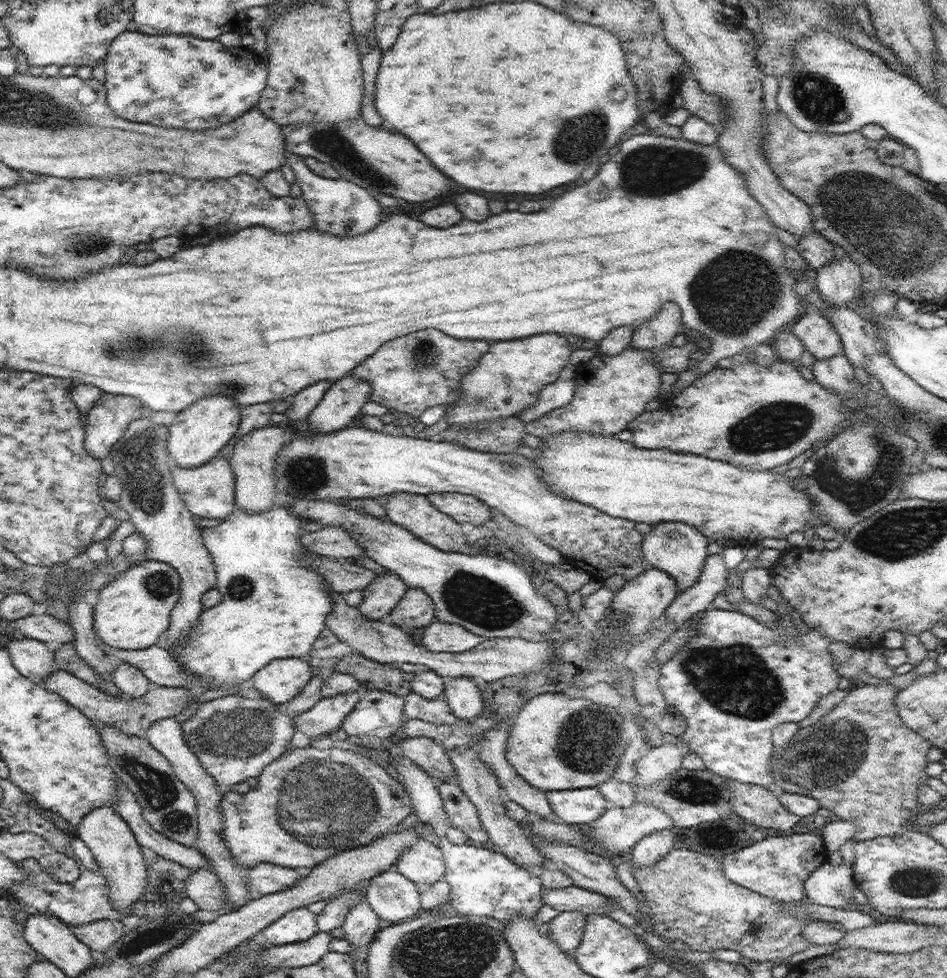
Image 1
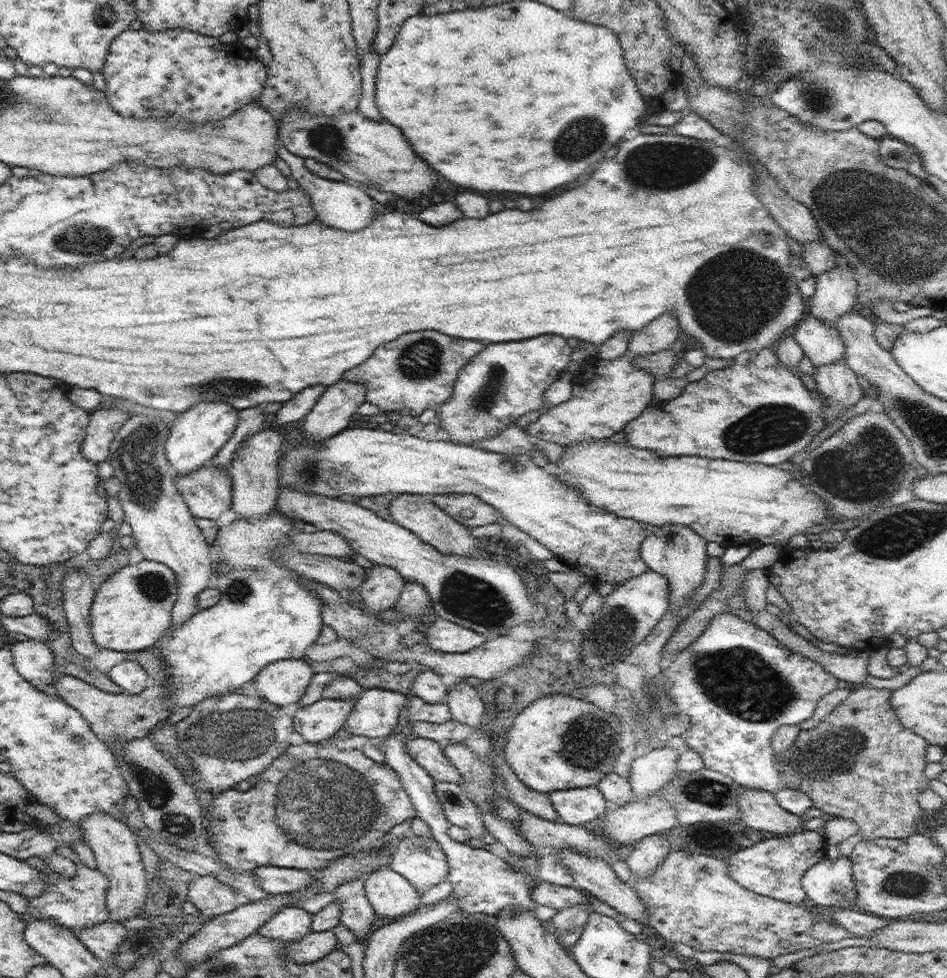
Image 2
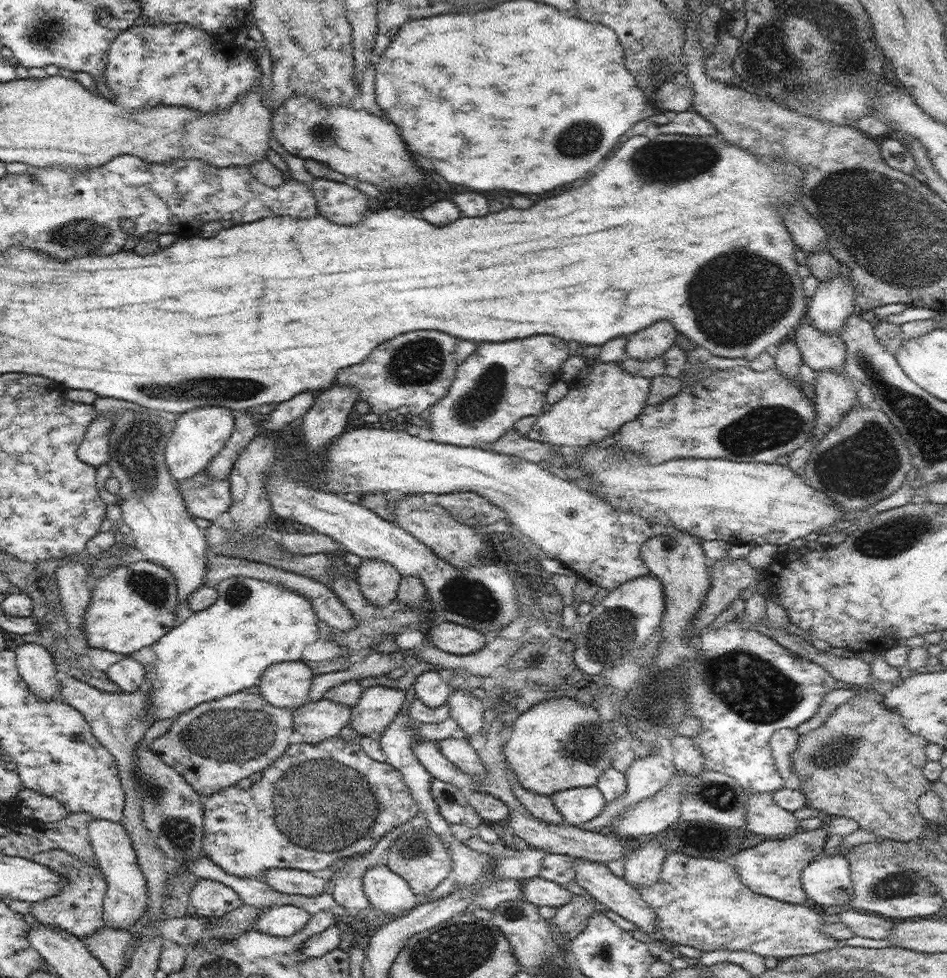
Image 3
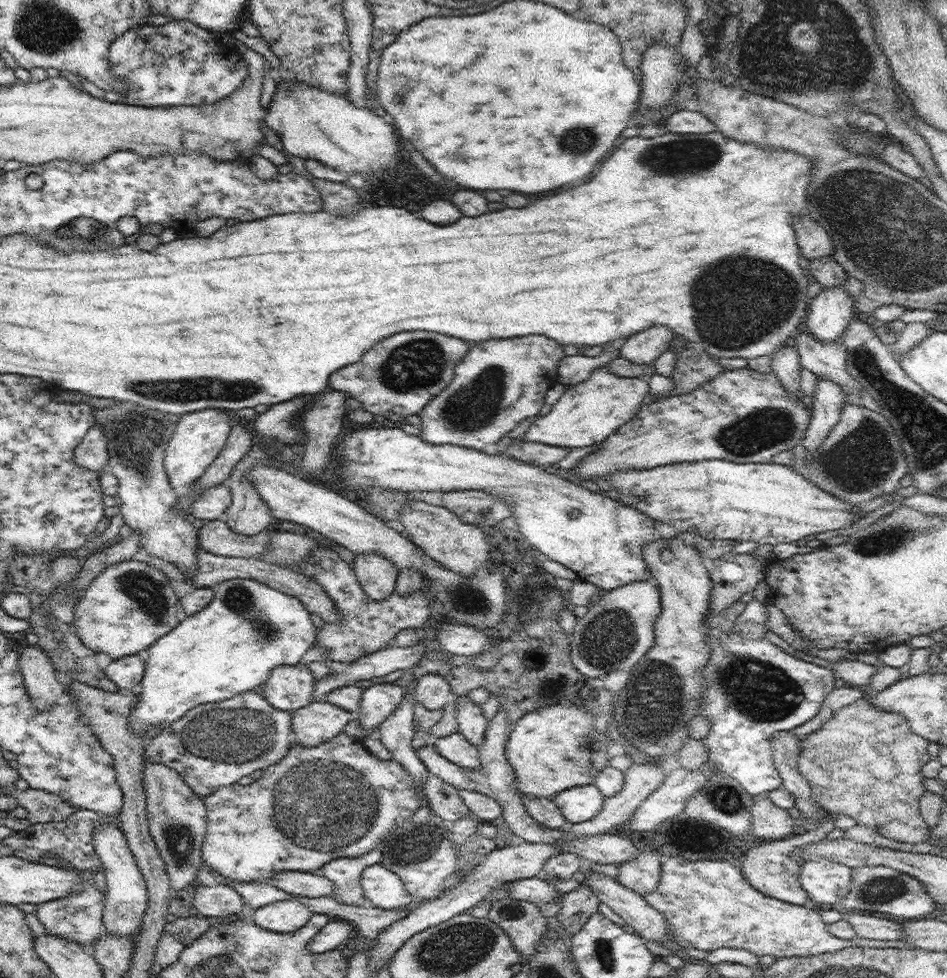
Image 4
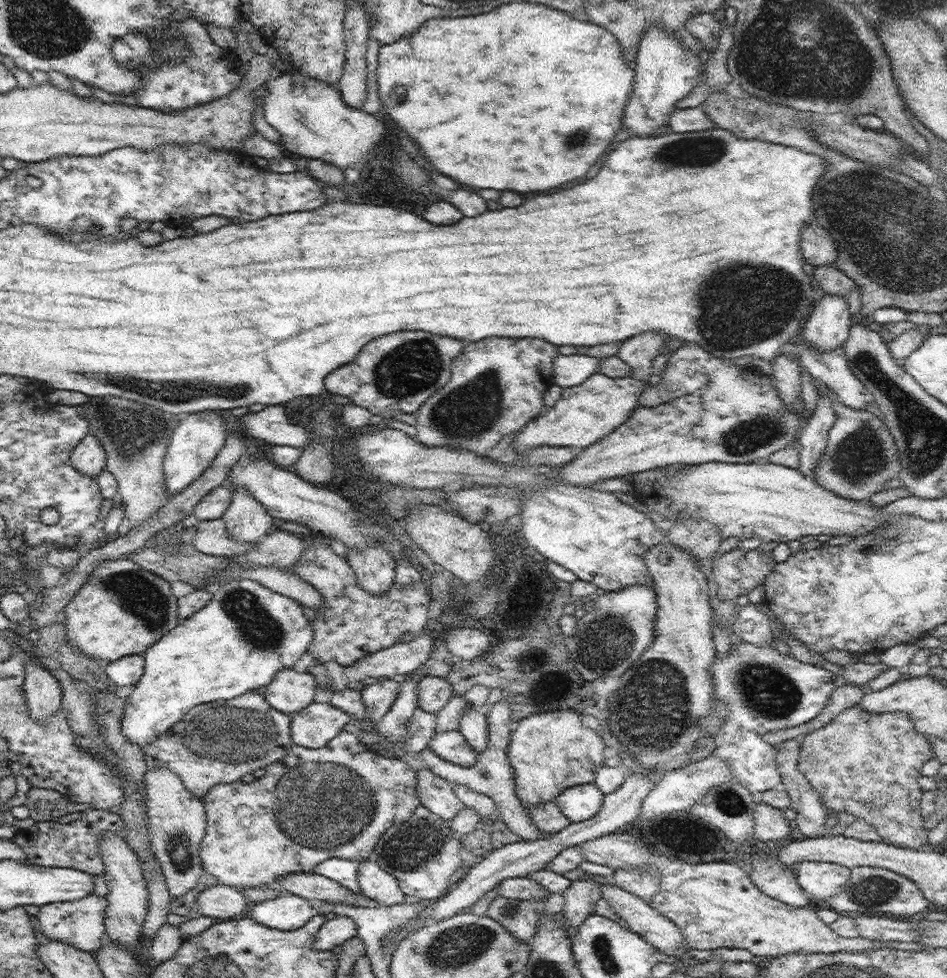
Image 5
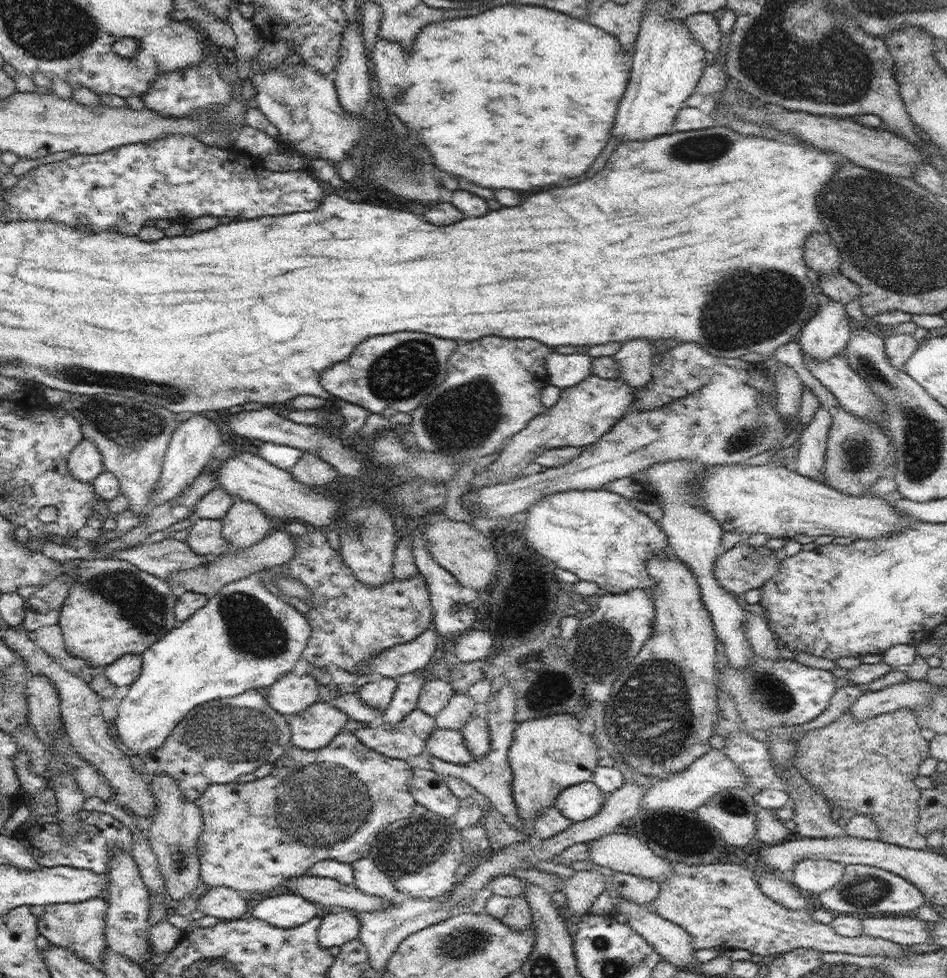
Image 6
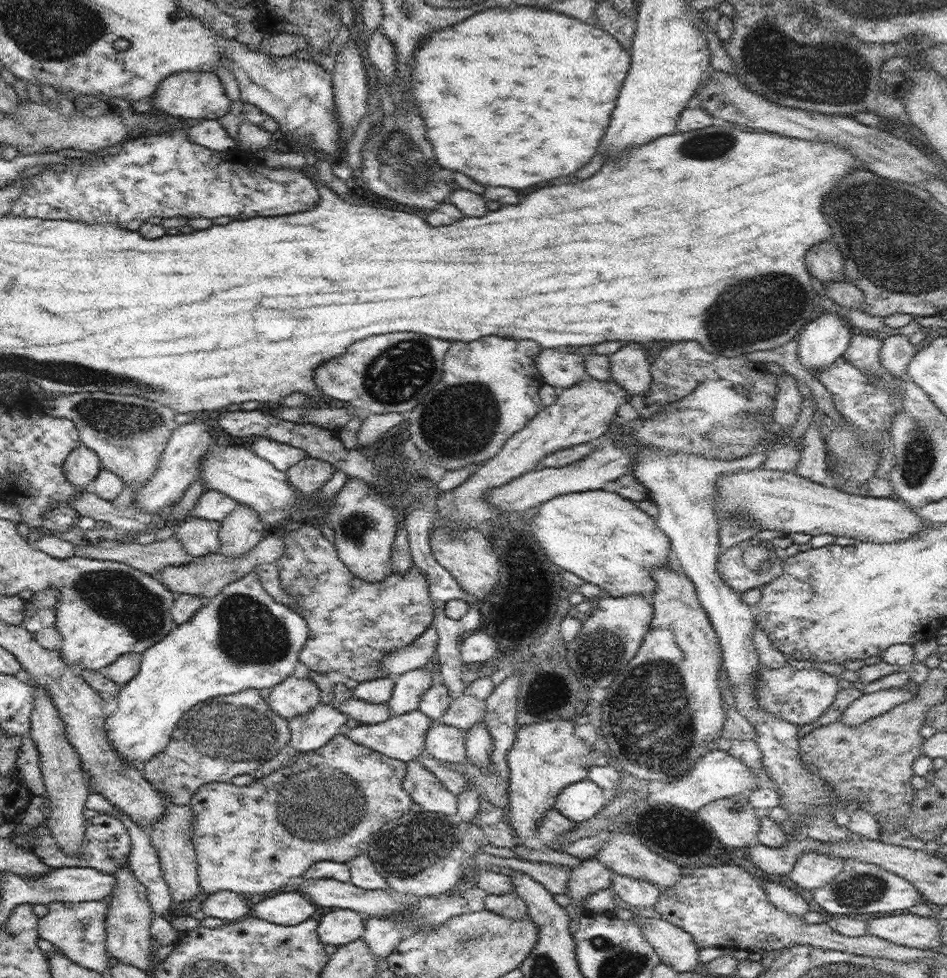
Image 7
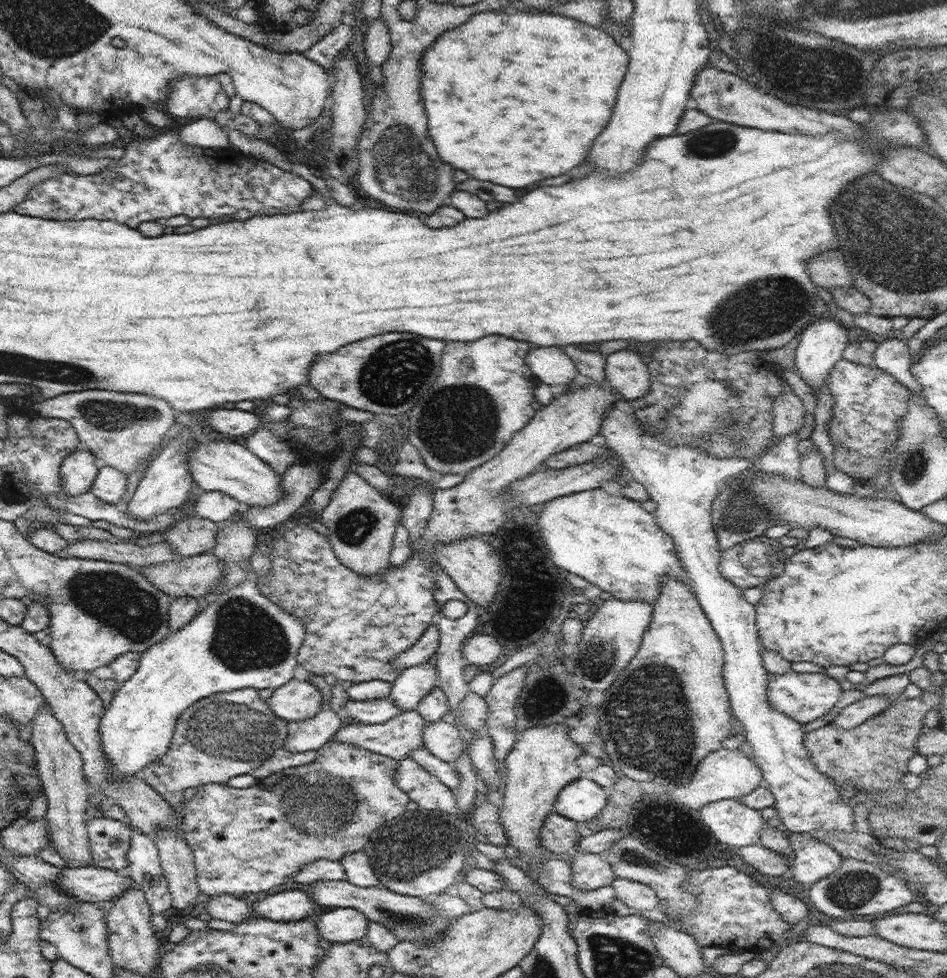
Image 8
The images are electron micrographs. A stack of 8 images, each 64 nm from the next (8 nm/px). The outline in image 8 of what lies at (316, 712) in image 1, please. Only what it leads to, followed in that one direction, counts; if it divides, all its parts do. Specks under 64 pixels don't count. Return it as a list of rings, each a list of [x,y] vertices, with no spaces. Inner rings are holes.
[[[323,706],[314,718],[287,722],[288,736],[282,748],[290,752],[304,752],[322,748],[332,741],[343,725],[343,715]]]

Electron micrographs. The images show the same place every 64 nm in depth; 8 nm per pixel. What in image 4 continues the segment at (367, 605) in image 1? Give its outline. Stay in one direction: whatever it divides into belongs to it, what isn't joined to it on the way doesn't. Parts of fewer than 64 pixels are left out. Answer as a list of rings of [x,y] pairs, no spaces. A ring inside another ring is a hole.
[[[377,552],[355,554],[351,564],[362,590],[372,599],[380,602],[395,592],[399,569]]]

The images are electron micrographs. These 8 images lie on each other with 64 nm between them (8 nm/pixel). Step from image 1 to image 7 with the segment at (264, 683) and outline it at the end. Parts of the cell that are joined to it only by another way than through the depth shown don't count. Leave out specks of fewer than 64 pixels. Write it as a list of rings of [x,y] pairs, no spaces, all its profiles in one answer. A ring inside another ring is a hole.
[[[292,675],[272,688],[267,705],[282,718],[290,720],[312,712],[321,703],[320,696],[318,686],[310,678],[300,680]]]

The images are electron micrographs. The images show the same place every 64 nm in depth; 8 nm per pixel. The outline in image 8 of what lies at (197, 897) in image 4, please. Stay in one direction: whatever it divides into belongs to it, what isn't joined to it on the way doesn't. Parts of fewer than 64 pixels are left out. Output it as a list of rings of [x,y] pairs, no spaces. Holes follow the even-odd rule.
[[[231,894],[215,895],[206,903],[205,909],[212,918],[226,920],[236,925],[248,920],[253,905],[247,905],[244,897]]]

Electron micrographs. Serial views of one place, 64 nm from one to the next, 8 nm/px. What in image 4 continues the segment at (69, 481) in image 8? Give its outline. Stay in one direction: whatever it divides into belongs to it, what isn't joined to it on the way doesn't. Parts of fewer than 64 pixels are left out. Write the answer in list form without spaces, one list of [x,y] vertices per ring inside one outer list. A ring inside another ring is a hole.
[[[96,423],[87,432],[86,437],[75,448],[74,456],[76,462],[84,468],[96,472],[107,469],[109,459],[108,443],[102,427]]]

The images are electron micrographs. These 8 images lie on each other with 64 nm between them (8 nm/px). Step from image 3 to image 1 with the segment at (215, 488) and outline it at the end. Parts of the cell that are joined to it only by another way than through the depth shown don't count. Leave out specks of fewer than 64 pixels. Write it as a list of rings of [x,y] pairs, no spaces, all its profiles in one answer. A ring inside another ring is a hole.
[[[216,455],[209,463],[199,467],[179,467],[172,462],[173,483],[184,500],[186,508],[196,516],[224,519],[235,510],[235,476],[228,456]]]

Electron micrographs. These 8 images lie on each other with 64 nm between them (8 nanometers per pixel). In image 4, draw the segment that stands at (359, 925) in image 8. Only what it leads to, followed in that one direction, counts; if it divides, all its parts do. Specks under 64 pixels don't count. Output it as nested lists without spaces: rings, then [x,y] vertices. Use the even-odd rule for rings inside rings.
[[[333,918],[324,928],[314,935],[307,946],[310,952],[322,954],[334,950],[356,934],[356,927],[348,920]]]

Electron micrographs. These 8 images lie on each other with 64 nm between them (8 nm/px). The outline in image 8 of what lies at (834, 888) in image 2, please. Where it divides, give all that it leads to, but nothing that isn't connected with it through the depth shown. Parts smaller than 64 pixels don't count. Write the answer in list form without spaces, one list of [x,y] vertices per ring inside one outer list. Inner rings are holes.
[[[800,832],[788,834],[795,853],[790,874],[802,886],[808,888],[841,867],[844,858],[829,844],[818,840],[810,833],[804,836]]]

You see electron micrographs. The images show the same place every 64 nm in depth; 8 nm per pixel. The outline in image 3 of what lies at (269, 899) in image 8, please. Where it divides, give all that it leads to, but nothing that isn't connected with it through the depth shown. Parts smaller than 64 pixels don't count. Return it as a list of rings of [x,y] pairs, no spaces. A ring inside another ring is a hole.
[[[286,904],[270,905],[256,920],[256,931],[274,936],[294,936],[309,922],[311,914],[303,908]]]

